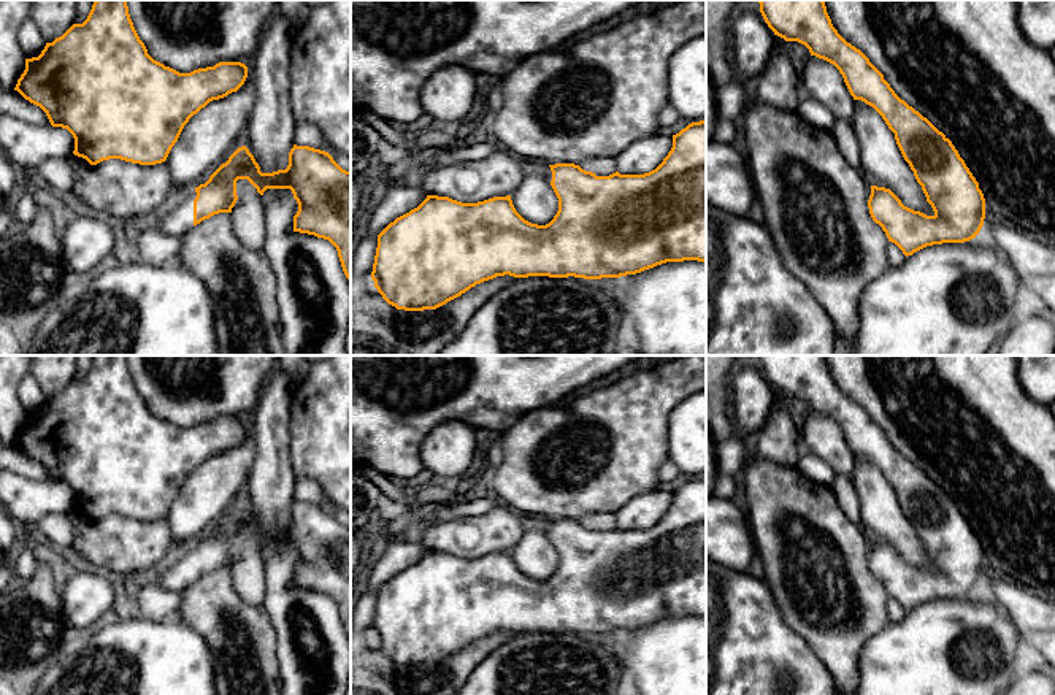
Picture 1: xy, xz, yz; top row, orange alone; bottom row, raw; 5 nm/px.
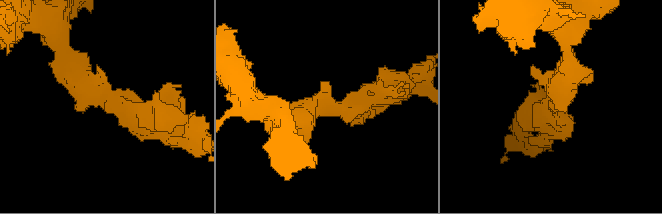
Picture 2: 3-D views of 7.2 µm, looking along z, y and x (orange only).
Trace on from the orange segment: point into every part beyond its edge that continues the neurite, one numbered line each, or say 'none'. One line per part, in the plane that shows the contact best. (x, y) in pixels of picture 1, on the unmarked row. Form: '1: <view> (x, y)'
1: xy (176, 575)

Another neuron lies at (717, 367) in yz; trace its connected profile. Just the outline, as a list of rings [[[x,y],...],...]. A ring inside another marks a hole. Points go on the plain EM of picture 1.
[[[706,355],[706,425],[717,444],[731,436],[727,378],[739,365],[736,355]]]

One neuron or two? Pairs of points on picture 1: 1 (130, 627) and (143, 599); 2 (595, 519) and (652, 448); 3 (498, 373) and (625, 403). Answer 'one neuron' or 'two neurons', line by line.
1: two neurons
2: two neurons
3: two neurons

